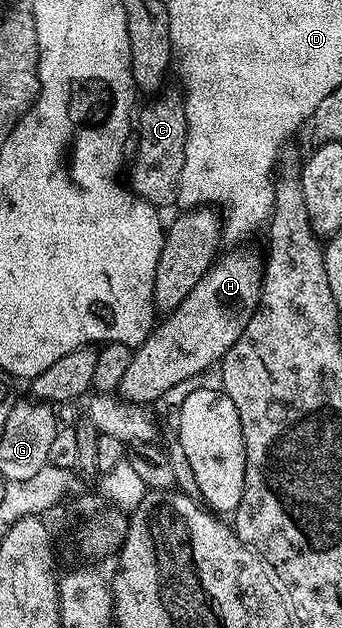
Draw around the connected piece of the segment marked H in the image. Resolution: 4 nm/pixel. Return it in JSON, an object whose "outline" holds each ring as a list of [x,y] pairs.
{"outline":[[[233,248],[230,254],[218,257],[209,271],[199,280],[195,288],[187,294],[178,307],[164,315],[163,322],[158,321],[147,336],[143,345],[136,347],[131,356],[131,364],[121,381],[120,397],[134,404],[160,403],[175,384],[183,384],[193,380],[196,374],[218,365],[225,353],[233,347],[235,340],[243,336],[243,328],[247,328],[247,320],[255,312],[261,295],[261,276],[263,273],[263,258],[260,253],[252,254],[249,250]]]}

